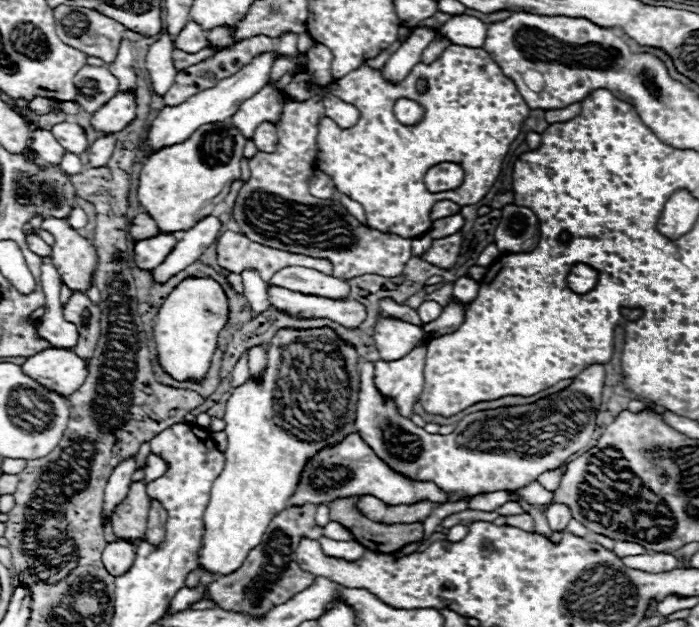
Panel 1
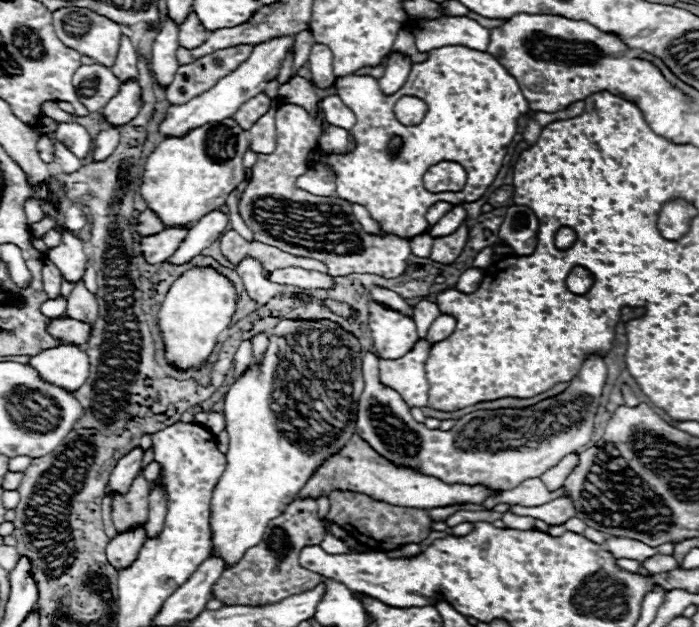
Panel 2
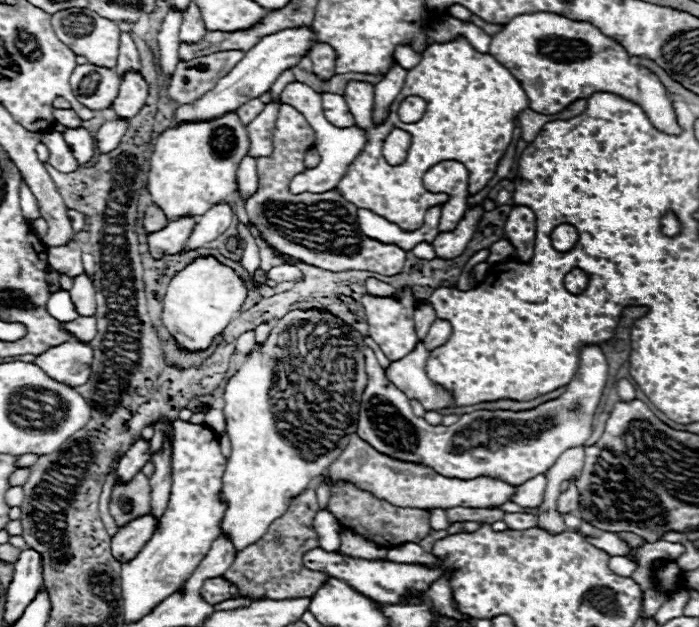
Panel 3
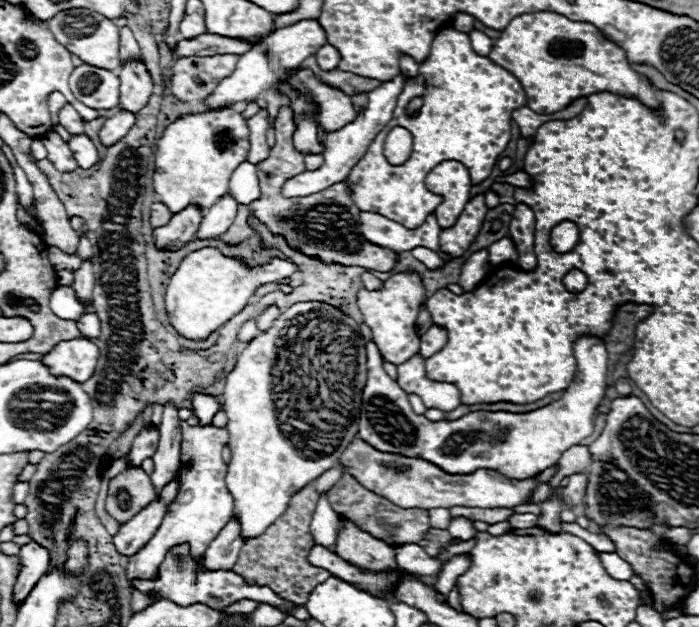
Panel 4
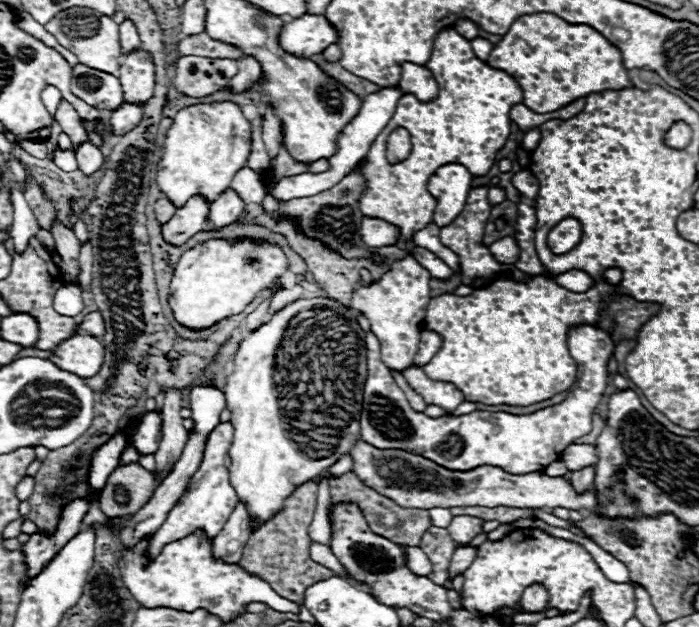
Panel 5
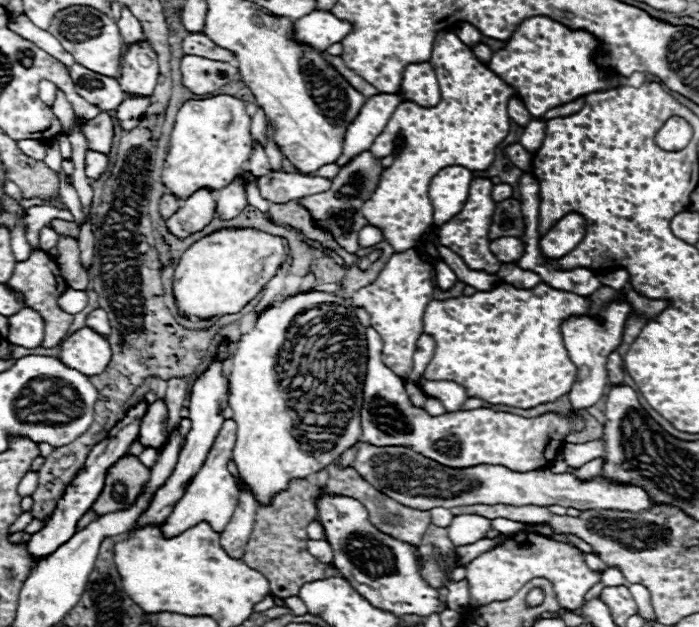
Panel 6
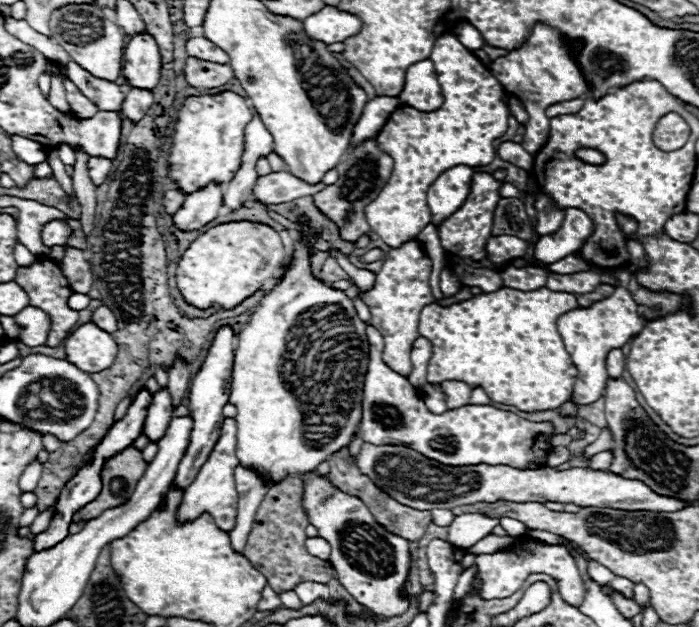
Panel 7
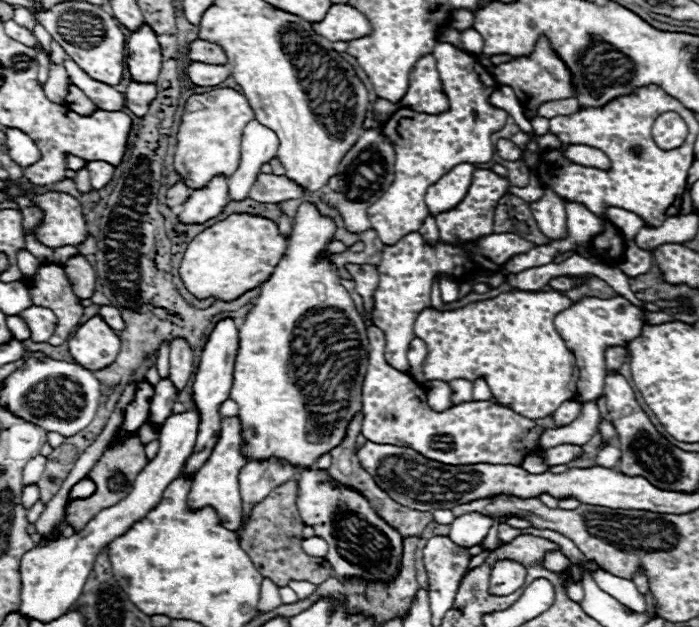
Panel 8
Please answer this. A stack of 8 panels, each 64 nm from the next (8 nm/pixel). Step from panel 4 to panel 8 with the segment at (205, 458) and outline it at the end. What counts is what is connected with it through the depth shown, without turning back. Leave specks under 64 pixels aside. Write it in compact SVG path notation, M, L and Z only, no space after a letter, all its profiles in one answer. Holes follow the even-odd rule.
M238 416L222 418L222 434L218 438L218 444L214 446L206 464L196 472L194 484L192 484L190 494L188 494L188 504L192 508L214 506L218 510L218 518L220 518L222 526L230 528L230 530L236 530L242 522L242 496L240 496L238 474L240 474L240 468L248 462L248 458L240 454L242 444L244 444L244 438L242 438L240 418Z

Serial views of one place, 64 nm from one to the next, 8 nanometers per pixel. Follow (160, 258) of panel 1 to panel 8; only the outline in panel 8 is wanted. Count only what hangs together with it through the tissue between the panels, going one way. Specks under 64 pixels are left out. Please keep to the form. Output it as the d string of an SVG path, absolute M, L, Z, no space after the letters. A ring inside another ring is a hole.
M212 178L204 190L194 190L178 214L182 222L206 222L228 204L228 178Z

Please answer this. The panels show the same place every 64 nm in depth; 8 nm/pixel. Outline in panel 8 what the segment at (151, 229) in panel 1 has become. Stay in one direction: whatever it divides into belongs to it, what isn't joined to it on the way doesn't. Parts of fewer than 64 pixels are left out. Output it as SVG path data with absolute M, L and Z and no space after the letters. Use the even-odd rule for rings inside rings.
M180 180L176 186L172 186L172 188L168 190L168 194L166 194L166 204L168 204L170 208L180 206L180 204L186 202L186 198L188 198L190 194L192 194L192 190L188 190L188 186Z

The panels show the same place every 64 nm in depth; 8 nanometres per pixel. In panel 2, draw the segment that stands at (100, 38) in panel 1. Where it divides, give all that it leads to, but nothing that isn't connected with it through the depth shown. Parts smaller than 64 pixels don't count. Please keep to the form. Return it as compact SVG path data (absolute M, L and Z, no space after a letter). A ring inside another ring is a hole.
M60 8L52 16L52 24L56 30L56 36L72 50L92 58L94 62L100 62L102 66L112 66L118 54L120 46L120 24L92 12L86 8ZM64 16L82 16L86 20L86 34L70 34L64 30ZM104 32L106 32L106 42L104 42Z

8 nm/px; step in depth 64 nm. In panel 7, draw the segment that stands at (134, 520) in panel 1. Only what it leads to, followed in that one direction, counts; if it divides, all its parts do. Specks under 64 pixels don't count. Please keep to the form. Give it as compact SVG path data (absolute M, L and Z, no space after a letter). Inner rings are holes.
M128 446L128 450L122 450L120 454L108 458L100 470L100 494L94 498L94 502L88 502L88 506L80 508L72 516L72 522L96 518L98 514L102 514L102 510L124 504L132 496L136 482L144 474L146 466L148 464L144 462L142 452L134 446Z

